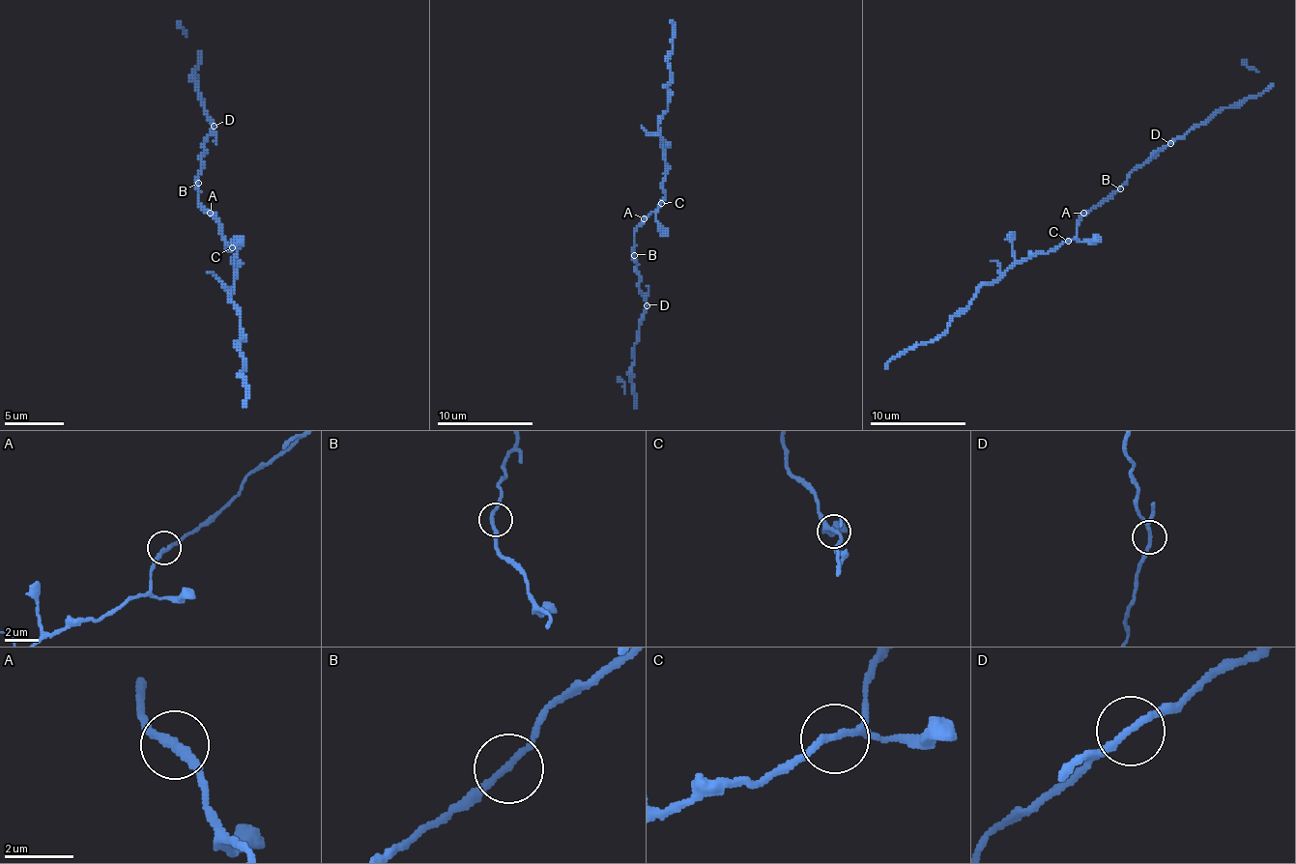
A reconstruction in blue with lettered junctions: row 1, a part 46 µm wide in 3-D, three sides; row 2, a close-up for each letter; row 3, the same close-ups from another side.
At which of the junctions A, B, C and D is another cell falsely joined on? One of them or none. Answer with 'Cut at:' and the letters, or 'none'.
Cut at: none

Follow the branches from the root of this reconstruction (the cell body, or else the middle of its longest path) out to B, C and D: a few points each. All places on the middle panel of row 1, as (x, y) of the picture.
B: (644, 221), (634, 233), (634, 255)
C: (644, 221), (660, 202)
D: (644, 221), (634, 233), (634, 260), (639, 273), (639, 291), (647, 305)

